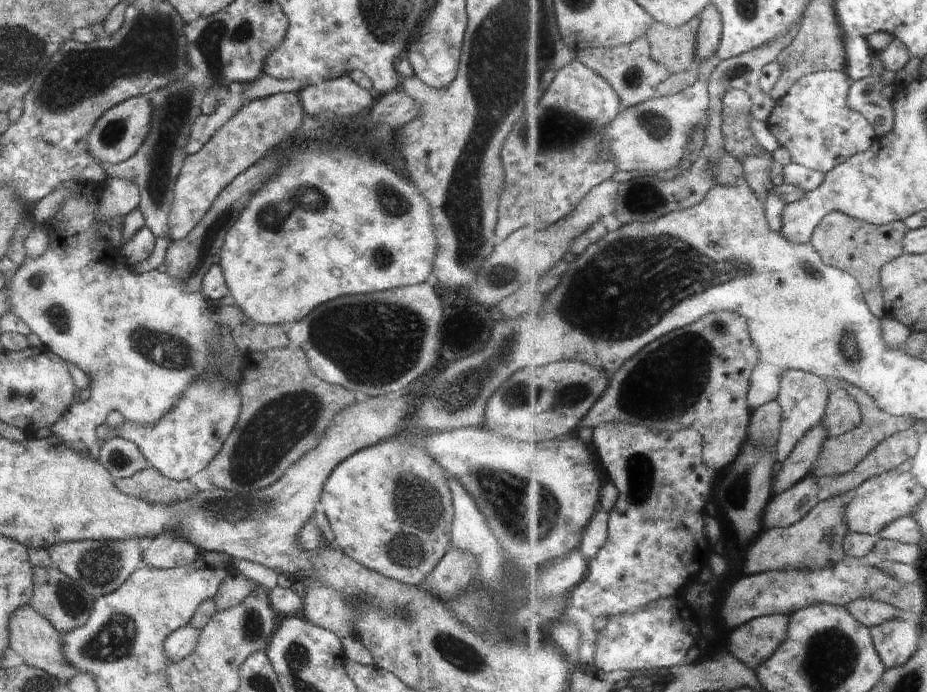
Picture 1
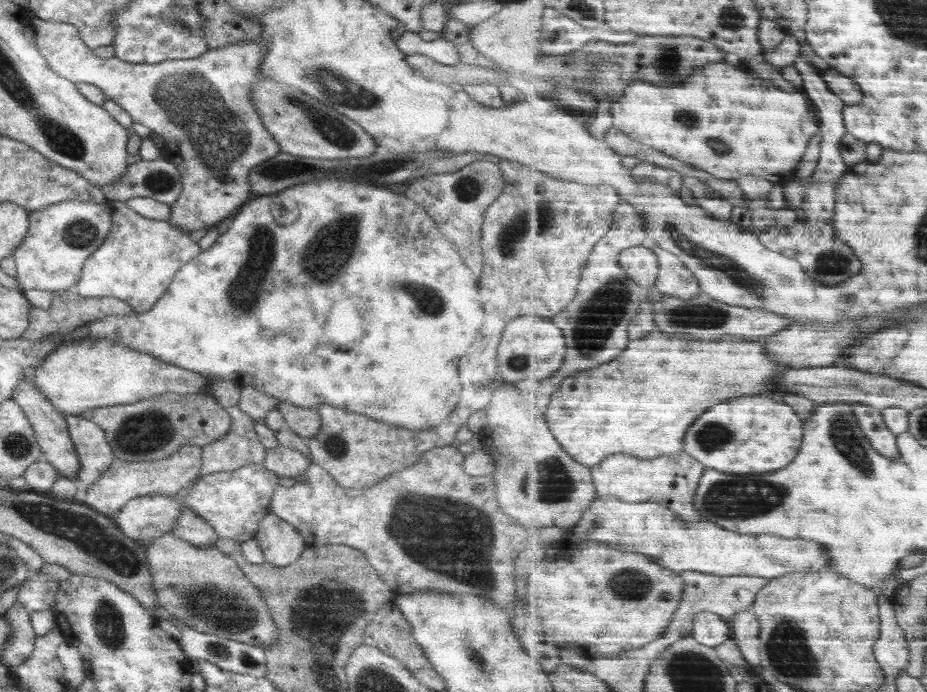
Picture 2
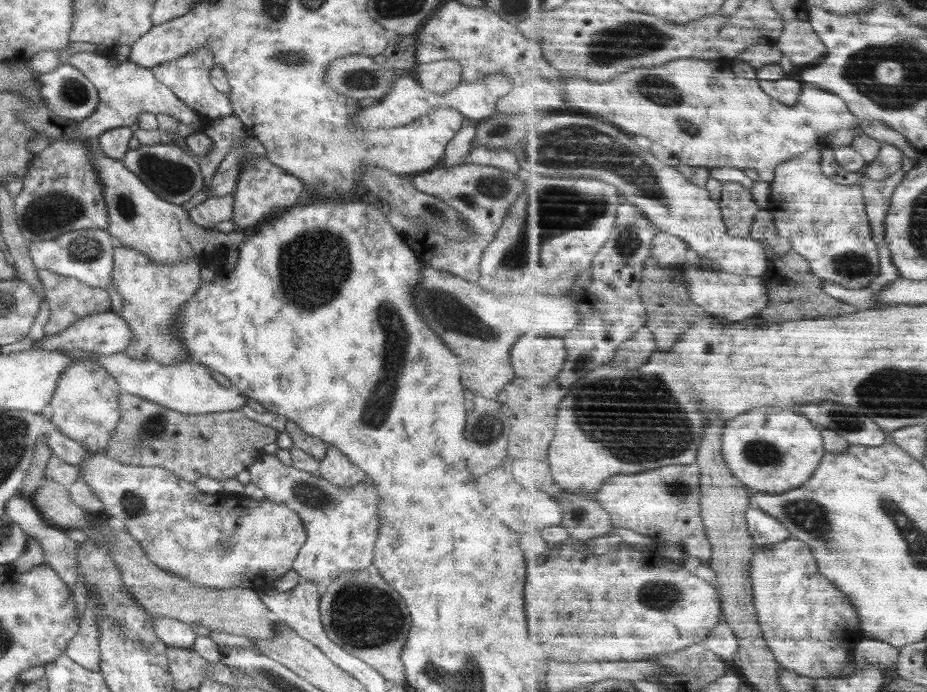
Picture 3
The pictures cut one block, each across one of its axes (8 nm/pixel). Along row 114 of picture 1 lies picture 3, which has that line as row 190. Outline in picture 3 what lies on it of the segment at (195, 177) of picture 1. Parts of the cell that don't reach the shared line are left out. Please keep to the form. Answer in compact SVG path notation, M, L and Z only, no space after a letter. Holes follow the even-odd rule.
M248 157L241 164L241 171L233 190L233 222L237 229L250 231L262 221L276 216L284 209L296 205L300 192L306 188L297 176L272 164L267 157Z

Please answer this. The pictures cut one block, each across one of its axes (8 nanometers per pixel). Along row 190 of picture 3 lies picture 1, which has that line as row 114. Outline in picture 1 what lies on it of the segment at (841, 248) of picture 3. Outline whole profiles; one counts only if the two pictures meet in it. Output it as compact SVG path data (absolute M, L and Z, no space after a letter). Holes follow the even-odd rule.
M846 70L820 71L802 77L782 100L777 101L767 126L780 145L788 148L792 154L792 162L826 173L844 164L848 158L873 146L876 142L877 130L865 114L849 105L848 92L852 88L852 78Z

